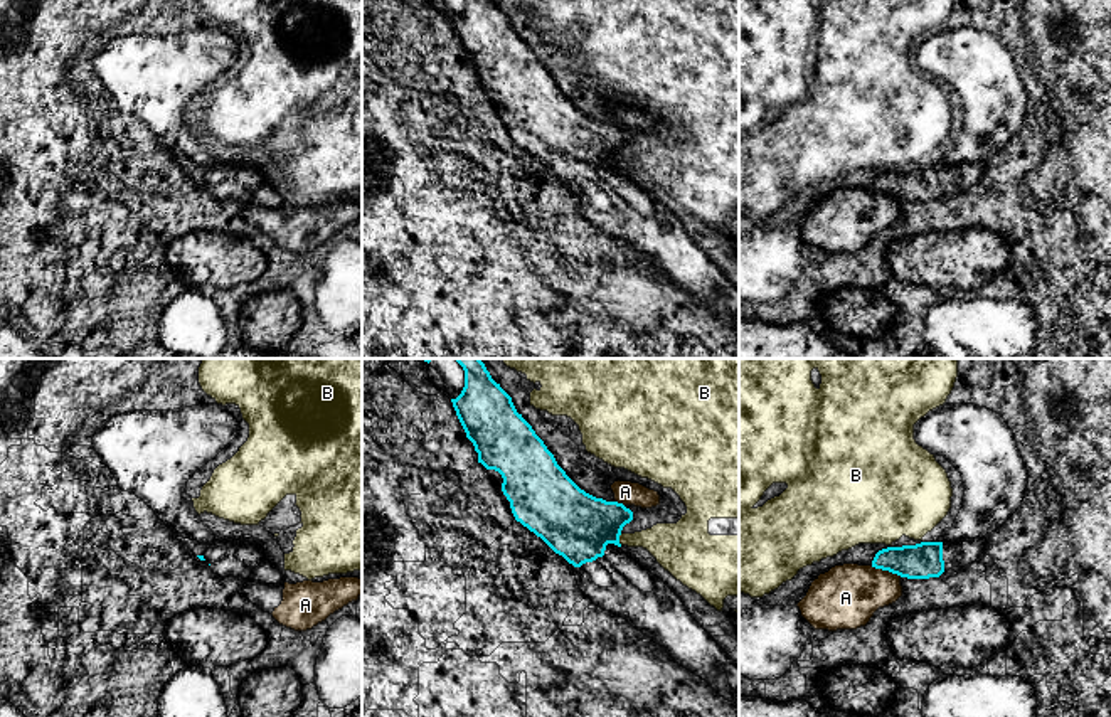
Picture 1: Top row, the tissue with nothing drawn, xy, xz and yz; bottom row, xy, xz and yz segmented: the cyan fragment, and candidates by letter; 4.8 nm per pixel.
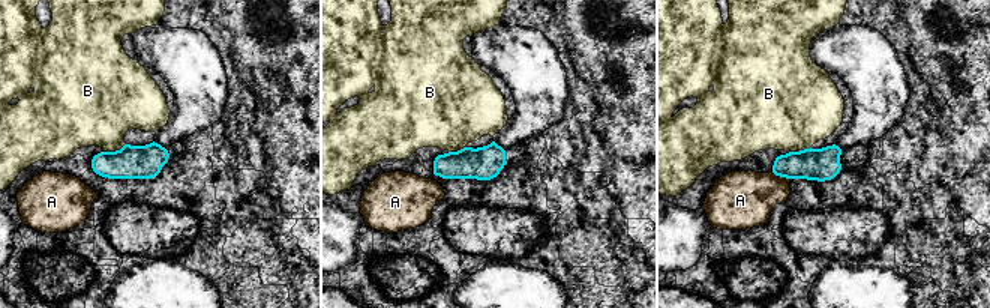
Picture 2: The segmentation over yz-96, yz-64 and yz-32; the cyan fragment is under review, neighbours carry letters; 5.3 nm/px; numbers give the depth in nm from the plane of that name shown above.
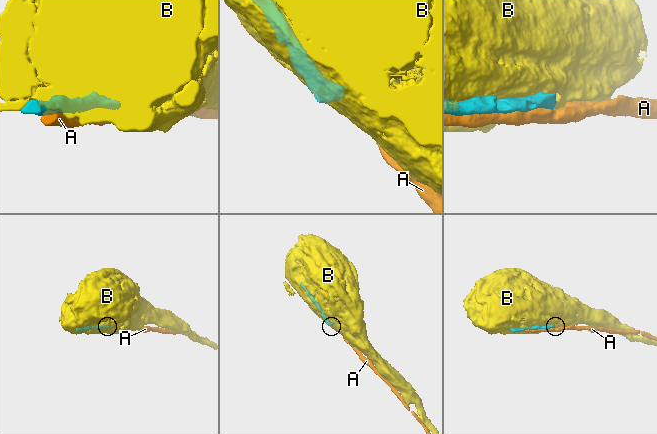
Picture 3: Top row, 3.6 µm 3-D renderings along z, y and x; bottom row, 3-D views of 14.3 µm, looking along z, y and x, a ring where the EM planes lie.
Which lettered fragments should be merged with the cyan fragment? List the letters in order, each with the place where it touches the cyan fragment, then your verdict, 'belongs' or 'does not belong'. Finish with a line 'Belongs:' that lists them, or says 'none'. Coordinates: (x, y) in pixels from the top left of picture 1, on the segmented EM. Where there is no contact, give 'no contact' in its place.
A: yz (886, 569) | does not belong
B: xz (618, 539) | does not belong
Belongs: none

